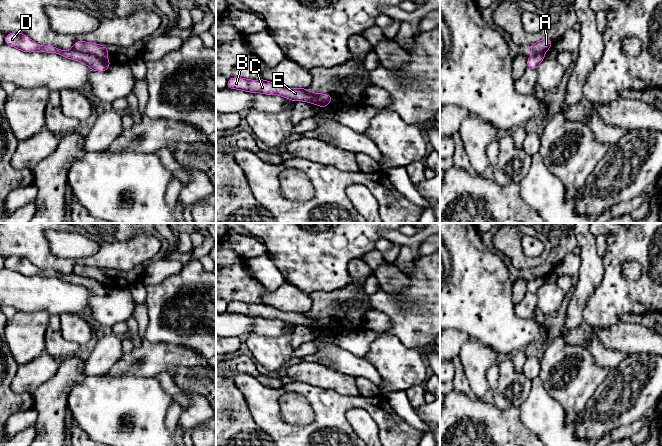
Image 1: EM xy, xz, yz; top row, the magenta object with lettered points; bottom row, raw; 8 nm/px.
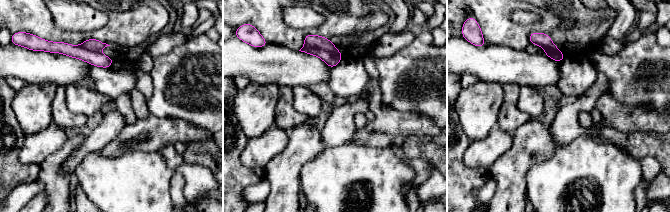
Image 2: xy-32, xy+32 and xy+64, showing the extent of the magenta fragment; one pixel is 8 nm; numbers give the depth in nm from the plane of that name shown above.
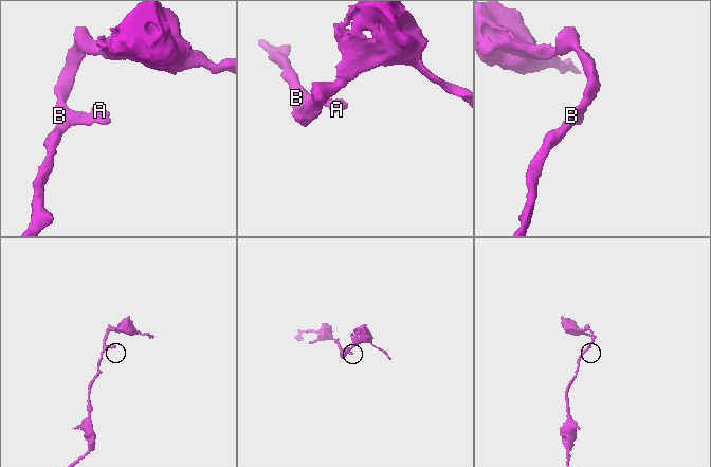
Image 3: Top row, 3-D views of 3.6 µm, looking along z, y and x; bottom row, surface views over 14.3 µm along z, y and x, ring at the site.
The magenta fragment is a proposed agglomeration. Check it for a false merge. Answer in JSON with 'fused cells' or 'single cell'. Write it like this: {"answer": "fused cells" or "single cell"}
{"answer": "fused cells"}

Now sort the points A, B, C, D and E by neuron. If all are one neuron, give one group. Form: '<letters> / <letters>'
A / B C D E

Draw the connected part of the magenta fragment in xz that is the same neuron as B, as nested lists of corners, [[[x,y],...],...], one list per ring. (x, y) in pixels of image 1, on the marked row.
[[[233,77],[228,79],[226,87],[250,93],[280,95],[293,102],[305,101],[314,105],[318,104],[318,98],[315,96],[315,93],[310,93],[306,88],[285,88],[264,79],[248,80],[241,77]]]

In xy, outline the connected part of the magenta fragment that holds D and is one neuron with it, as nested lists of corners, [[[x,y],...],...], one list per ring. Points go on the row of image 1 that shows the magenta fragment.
[[[8,33],[4,37],[4,42],[14,48],[23,52],[44,52],[56,53],[62,57],[83,62],[92,71],[104,72],[109,69],[111,62],[108,59],[100,58],[92,54],[78,52],[76,50],[61,50],[55,46],[43,46],[32,41],[27,35],[22,33]]]

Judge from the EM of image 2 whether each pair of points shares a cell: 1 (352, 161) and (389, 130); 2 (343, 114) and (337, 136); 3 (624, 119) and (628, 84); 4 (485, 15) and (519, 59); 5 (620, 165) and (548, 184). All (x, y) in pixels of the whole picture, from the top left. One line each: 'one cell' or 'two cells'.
1: two cells
2: one cell
3: two cells
4: two cells
5: one cell

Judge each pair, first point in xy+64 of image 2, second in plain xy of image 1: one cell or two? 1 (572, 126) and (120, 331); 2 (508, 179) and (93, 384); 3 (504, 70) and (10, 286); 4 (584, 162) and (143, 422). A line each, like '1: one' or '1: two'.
1: two
2: two
3: one
4: one

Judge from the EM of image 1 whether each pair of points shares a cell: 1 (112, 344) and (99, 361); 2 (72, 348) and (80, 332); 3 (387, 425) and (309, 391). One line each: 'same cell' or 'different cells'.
1: same cell
2: different cells
3: same cell

